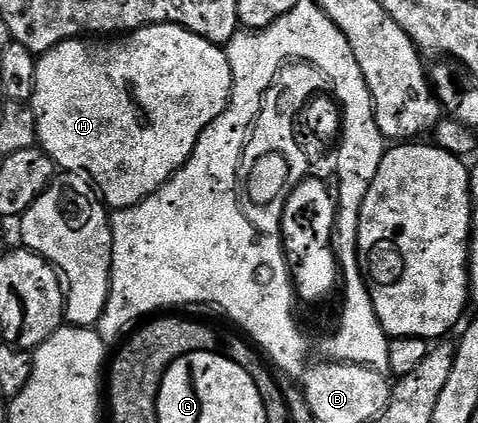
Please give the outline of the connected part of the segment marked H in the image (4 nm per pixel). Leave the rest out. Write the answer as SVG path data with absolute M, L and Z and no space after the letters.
M162 22L160 26L143 26L139 30L130 31L126 36L119 36L114 40L71 38L68 42L57 44L49 52L38 55L37 80L29 105L31 111L35 113L38 145L52 158L56 167L63 172L82 172L93 183L102 201L112 211L117 211L136 206L141 200L145 200L163 187L182 166L190 163L197 140L205 132L205 128L209 128L209 124L217 120L217 116L226 108L230 96L231 72L226 49L185 28Z

